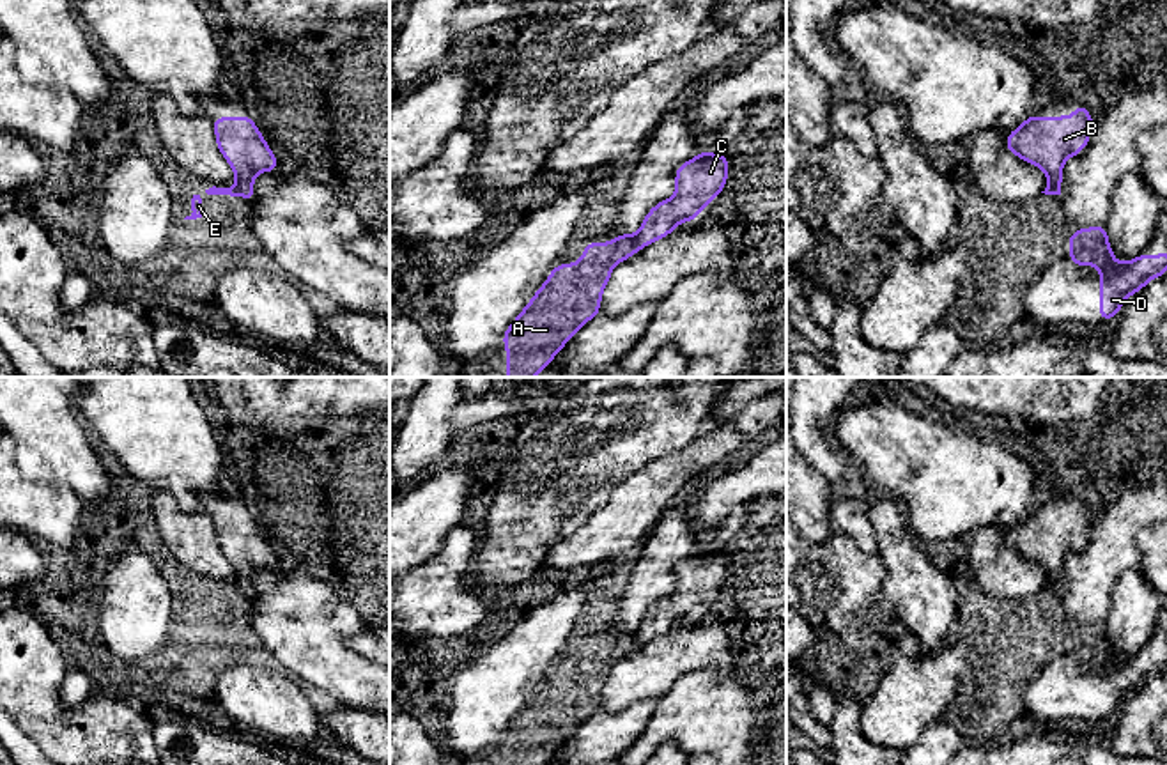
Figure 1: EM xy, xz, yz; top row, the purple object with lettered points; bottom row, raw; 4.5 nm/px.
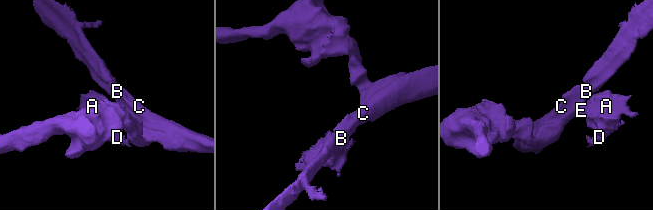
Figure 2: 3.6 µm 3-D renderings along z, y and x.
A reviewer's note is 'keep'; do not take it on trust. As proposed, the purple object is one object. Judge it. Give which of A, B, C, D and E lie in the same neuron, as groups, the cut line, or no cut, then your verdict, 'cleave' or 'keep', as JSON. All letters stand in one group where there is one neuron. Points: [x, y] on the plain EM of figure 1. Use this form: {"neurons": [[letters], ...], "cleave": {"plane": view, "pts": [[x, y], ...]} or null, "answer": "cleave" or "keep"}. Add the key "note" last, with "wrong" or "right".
{"neurons": [["A", "D", "E"], ["B", "C"]], "cleave": {"plane": "xz", "pts": [[633, 634], [636, 647]]}, "answer": "cleave", "note": "wrong"}

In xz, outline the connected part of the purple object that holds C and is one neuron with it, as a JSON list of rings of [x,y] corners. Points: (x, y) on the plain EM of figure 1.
[[[699,549],[676,565],[676,590],[653,602],[645,613],[634,645],[643,646],[657,636],[668,634],[676,622],[696,616],[726,583],[730,558],[724,551]]]

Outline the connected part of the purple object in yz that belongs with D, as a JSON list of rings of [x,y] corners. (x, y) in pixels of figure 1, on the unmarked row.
[[[1105,622],[1091,625],[1075,625],[1066,641],[1073,646],[1068,657],[1073,662],[1098,662],[1100,664],[1100,719],[1116,714],[1126,694],[1142,687],[1153,675],[1167,671],[1167,650],[1137,652],[1135,655],[1119,661],[1112,650]]]

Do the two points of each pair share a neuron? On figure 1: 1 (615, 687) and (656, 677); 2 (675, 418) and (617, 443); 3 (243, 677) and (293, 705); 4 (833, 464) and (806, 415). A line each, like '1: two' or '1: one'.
1: one
2: one
3: one
4: one

